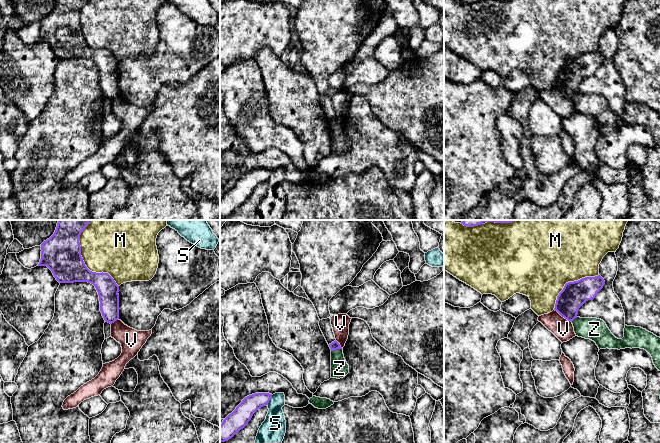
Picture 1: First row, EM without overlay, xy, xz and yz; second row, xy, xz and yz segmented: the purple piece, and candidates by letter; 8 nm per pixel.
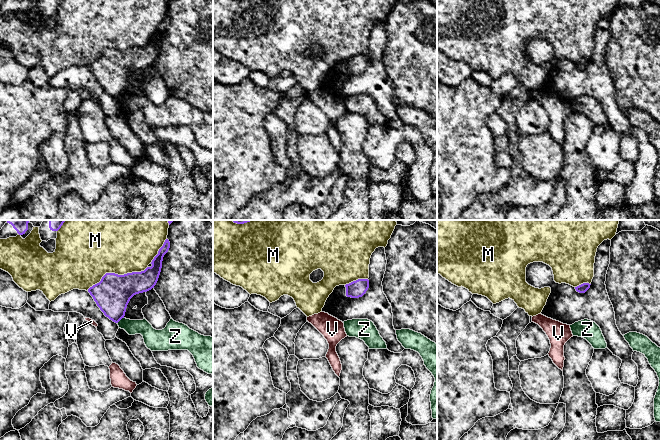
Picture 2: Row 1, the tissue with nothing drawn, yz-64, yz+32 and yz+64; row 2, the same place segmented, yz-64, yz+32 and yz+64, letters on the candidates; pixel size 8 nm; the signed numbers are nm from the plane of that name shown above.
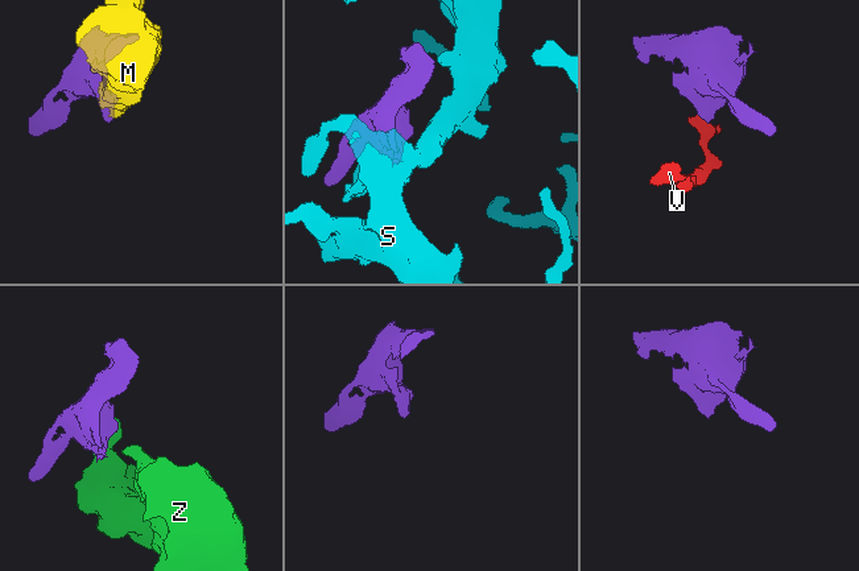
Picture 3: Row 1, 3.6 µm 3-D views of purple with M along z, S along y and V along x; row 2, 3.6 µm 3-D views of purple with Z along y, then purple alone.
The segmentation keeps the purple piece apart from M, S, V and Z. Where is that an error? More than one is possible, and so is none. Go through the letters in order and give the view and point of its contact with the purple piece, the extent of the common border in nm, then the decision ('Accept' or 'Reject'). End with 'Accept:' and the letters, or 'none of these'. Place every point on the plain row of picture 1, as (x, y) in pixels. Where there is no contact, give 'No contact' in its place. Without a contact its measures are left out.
M: Touches purple at xy (83, 38). Shared border 550 nm. Reject
S: Touches purple at xz (269, 176). Shared border 100 nm. Reject
V: Touches purple at yz (563, 92). Shared border 180 nm. Reject
Z: Touches purple at xz (336, 125). Shared border 90 nm. Accept
Accept: Z

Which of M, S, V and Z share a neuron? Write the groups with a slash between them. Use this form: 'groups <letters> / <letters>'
groups M / S / V / Z

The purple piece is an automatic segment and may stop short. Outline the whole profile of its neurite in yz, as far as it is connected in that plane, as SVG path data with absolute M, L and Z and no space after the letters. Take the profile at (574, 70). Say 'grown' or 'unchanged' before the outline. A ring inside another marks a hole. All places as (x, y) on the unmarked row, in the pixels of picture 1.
grown; M600 51L566 59L557 72L554 86L572 98L576 112L594 117L599 126L644 125L651 131L655 143L660 147L660 113L641 103L625 101L624 113L618 115L603 96L577 92L579 84L586 77L593 76L604 60L605 57Z

